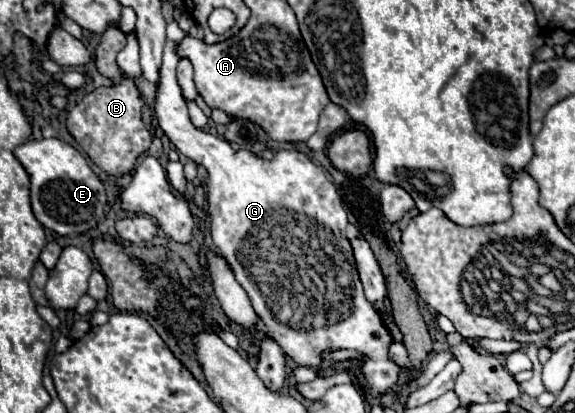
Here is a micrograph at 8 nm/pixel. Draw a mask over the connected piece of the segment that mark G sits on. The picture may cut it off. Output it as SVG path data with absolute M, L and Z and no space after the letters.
M167 63L165 69L161 67L153 111L157 125L175 145L175 149L207 169L207 201L213 241L219 247L221 257L231 267L239 285L247 291L255 313L267 325L269 333L281 345L281 349L295 363L307 367L315 367L319 363L319 353L323 349L359 349L367 353L369 369L365 373L365 379L371 387L371 393L385 393L393 389L391 383L397 383L399 375L399 367L387 359L387 349L393 339L381 323L377 311L373 311L373 307L369 307L369 301L363 297L353 251L345 237L347 213L343 209L344 202L327 177L325 169L315 165L307 153L297 149L281 149L271 161L251 155L247 149L233 151L225 139L193 127L171 63Z

